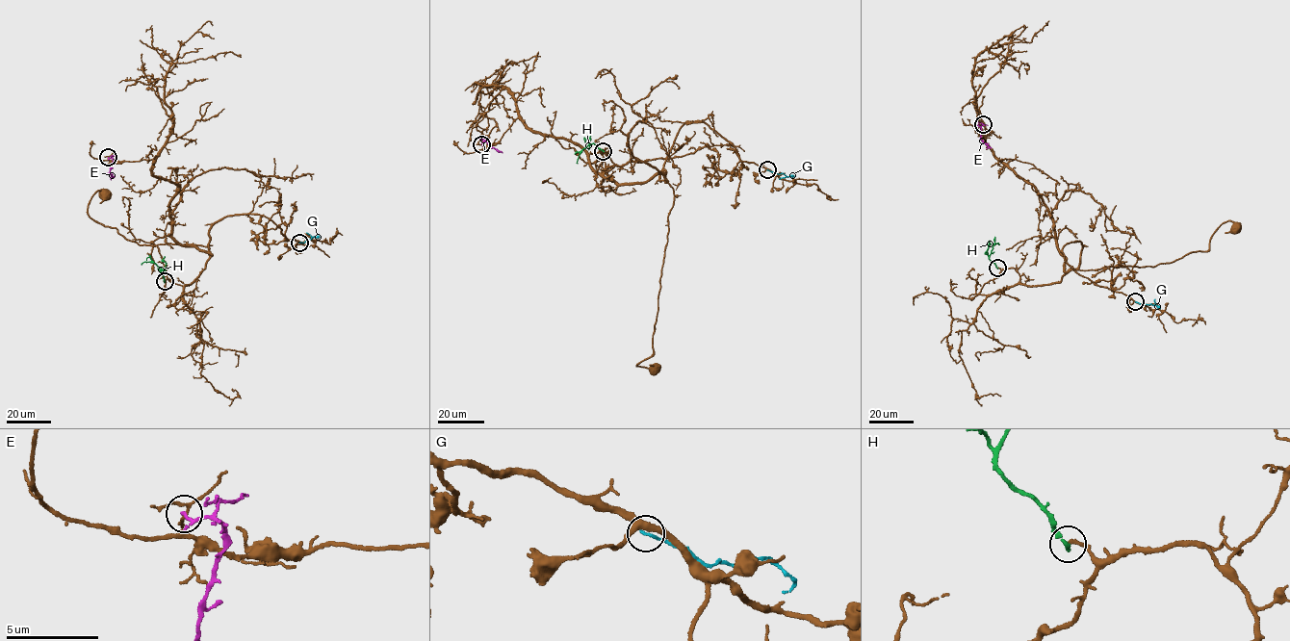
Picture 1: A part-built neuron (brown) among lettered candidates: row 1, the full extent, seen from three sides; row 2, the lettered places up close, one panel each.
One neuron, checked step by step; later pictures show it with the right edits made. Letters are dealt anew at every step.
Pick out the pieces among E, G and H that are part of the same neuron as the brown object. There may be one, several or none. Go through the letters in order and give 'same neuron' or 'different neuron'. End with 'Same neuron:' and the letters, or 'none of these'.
E: different neuron
G: different neuron
H: different neuron
Same neuron: none of these

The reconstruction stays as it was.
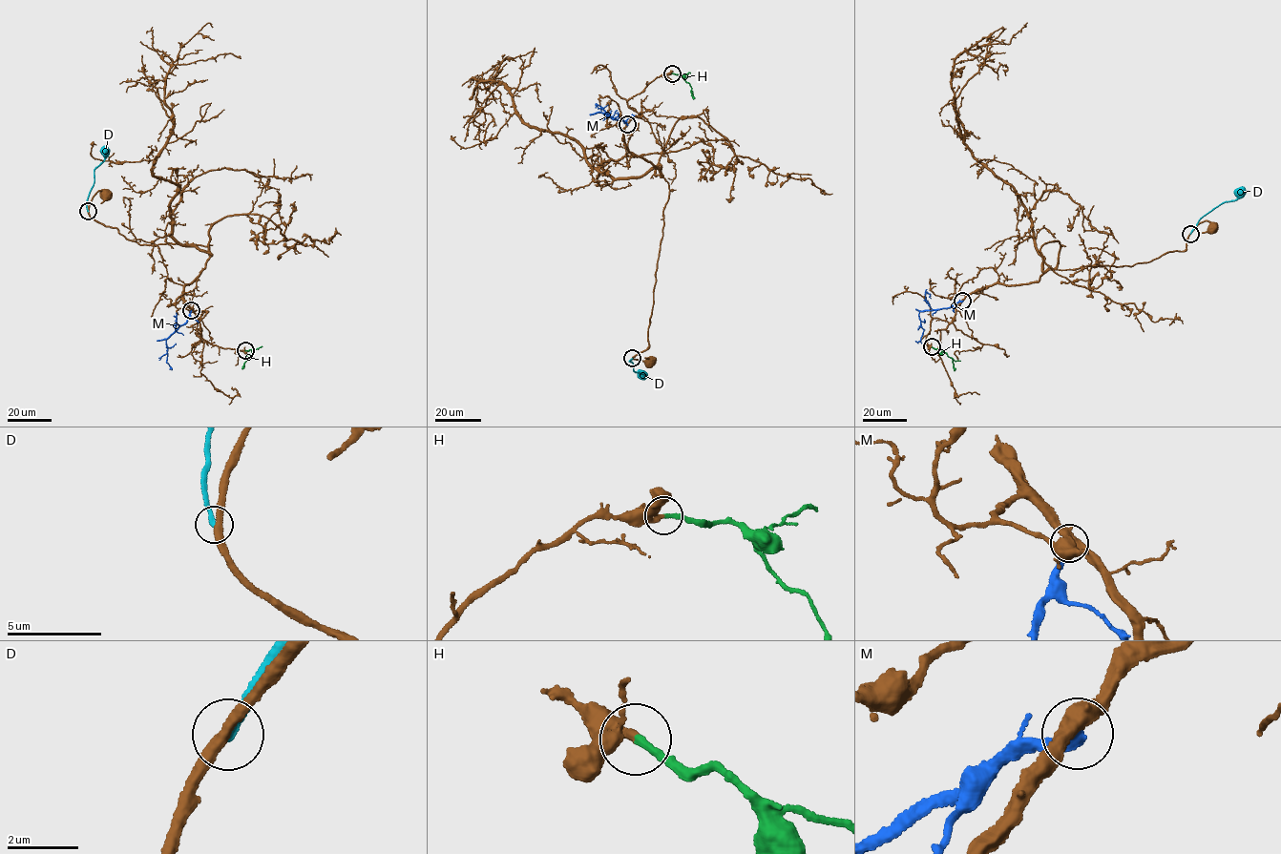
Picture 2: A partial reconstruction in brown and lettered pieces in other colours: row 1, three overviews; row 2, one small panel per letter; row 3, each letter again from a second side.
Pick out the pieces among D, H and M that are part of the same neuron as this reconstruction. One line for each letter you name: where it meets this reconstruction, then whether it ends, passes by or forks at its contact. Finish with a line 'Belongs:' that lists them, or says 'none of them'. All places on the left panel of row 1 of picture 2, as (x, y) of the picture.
H: contact (245, 350); it ends
Belongs: H

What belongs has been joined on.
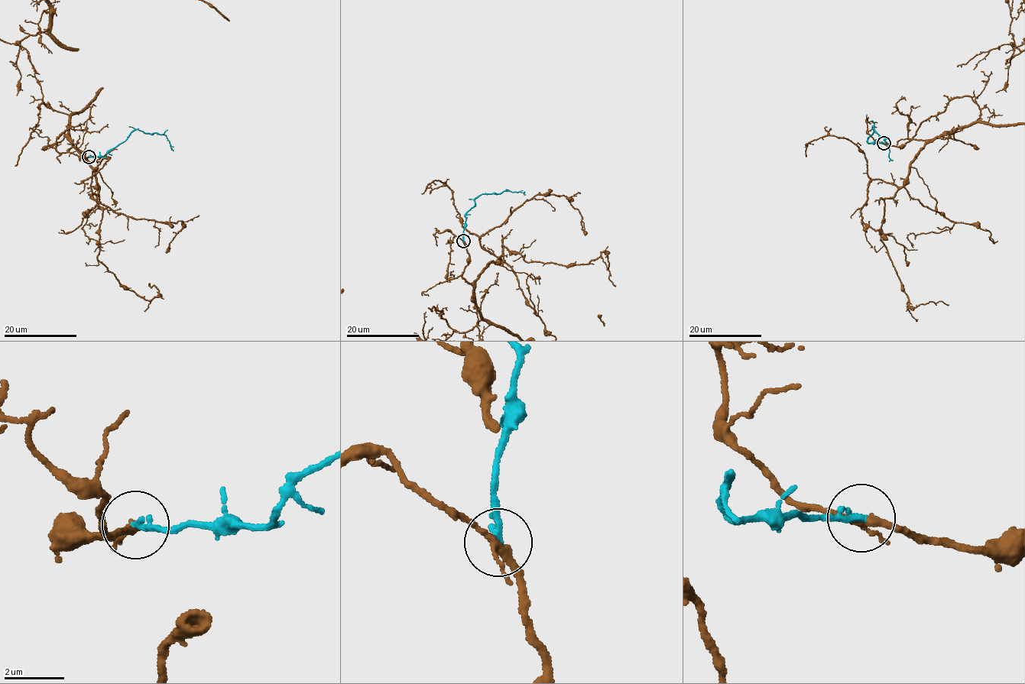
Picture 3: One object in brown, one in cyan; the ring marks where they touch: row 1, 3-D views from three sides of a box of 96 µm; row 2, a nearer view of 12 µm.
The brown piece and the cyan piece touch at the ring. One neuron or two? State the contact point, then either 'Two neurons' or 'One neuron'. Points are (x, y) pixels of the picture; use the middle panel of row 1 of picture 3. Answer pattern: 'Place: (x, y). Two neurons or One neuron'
Place: (463, 241). One neuron

